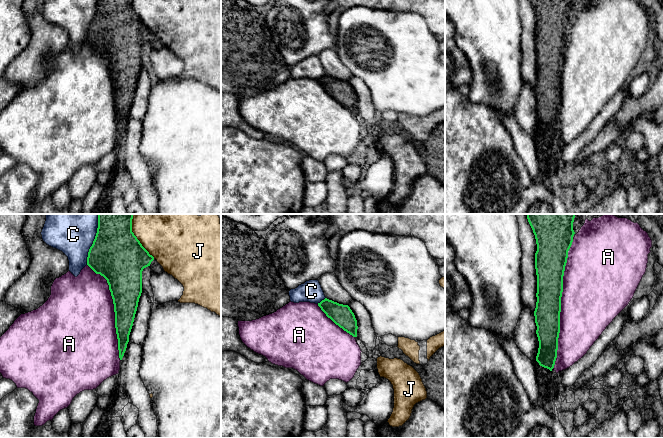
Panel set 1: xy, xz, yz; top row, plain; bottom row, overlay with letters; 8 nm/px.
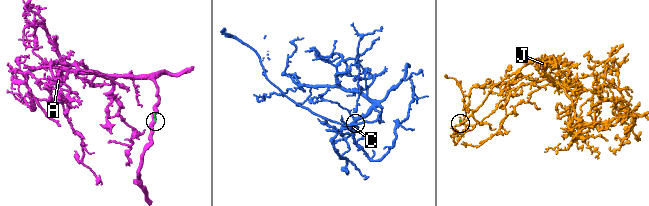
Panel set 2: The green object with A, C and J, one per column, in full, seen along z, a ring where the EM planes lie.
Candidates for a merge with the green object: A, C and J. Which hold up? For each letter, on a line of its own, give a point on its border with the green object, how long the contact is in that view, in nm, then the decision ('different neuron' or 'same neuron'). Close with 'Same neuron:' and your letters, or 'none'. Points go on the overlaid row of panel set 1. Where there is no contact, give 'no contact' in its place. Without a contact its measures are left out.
A: yz (560, 304) | 1050 nm | different neuron
C: xy (94, 239) | 420 nm | different neuron
J: xy (135, 236) | 400 nm | different neuron
Same neuron: none

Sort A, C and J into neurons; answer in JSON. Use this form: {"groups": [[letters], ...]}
{"groups": [["A"], ["C"], ["J"]]}

